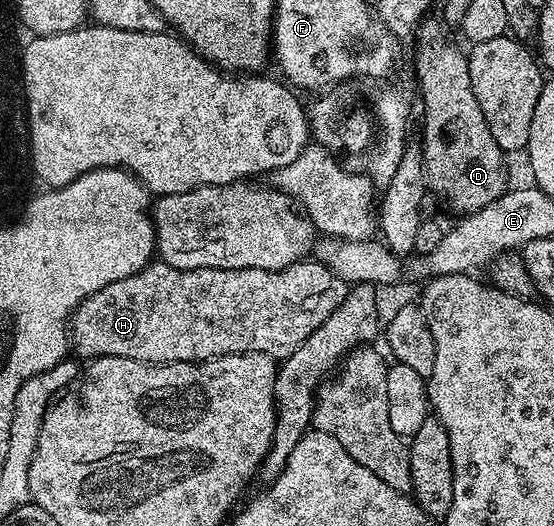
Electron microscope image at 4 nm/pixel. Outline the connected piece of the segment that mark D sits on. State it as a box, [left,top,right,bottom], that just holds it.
[416,17,508,213]

